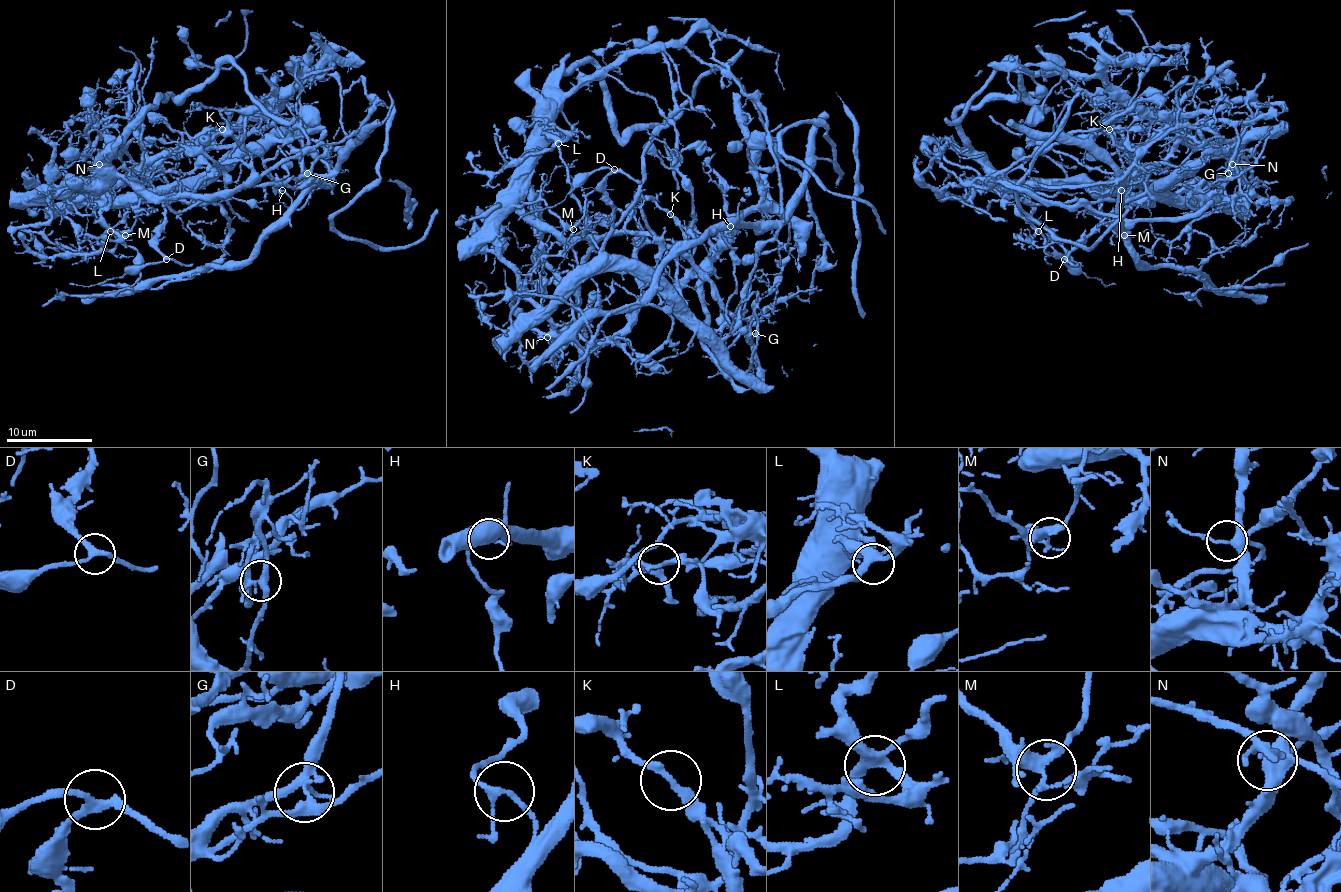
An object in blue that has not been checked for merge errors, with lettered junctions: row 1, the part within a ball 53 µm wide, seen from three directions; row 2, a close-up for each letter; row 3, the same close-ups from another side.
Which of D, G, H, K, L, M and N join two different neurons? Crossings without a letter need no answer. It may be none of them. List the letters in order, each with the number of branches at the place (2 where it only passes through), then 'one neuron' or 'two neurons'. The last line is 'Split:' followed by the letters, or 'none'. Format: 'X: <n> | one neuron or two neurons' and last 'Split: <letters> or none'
D: 3 | one neuron
G: 6 | two neurons
H: 3 | two neurons
K: 2 | two neurons
L: 4 | one neuron
M: 5 | one neuron
N: 5 | one neuron
Split: G, H, K

